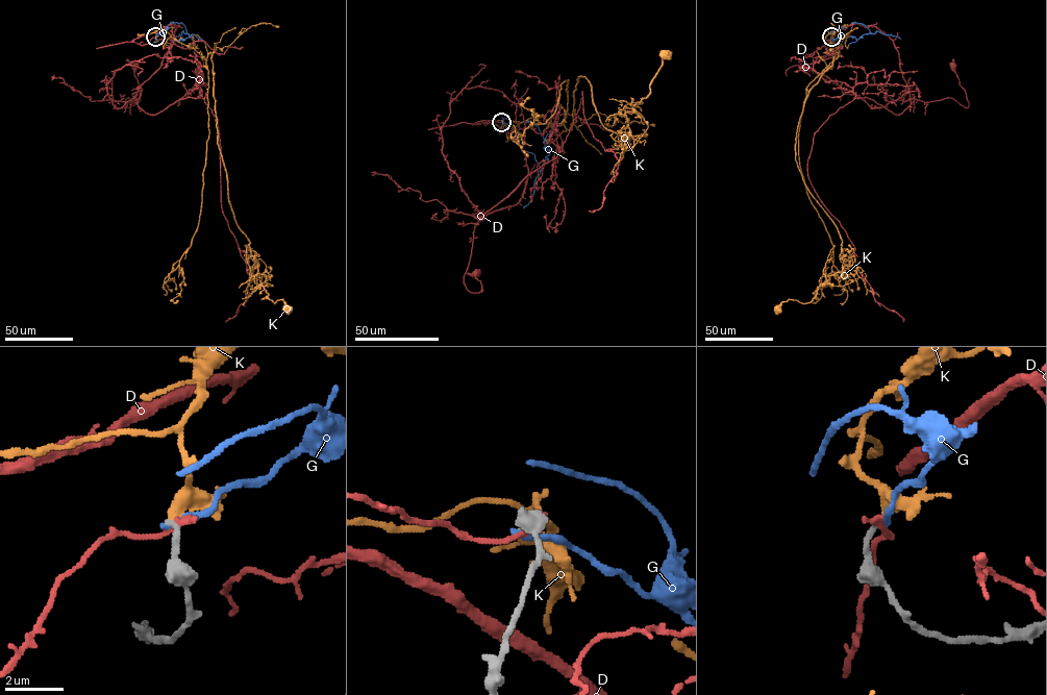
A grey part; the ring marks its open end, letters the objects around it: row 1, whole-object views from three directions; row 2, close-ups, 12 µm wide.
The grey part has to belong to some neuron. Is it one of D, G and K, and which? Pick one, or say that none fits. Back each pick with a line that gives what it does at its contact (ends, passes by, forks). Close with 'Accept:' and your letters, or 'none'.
K: it ends
Accept: K

